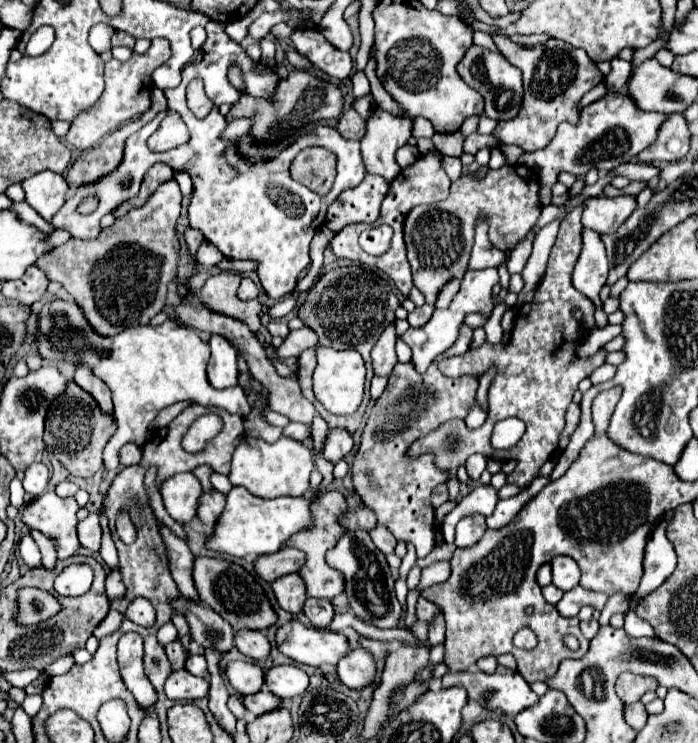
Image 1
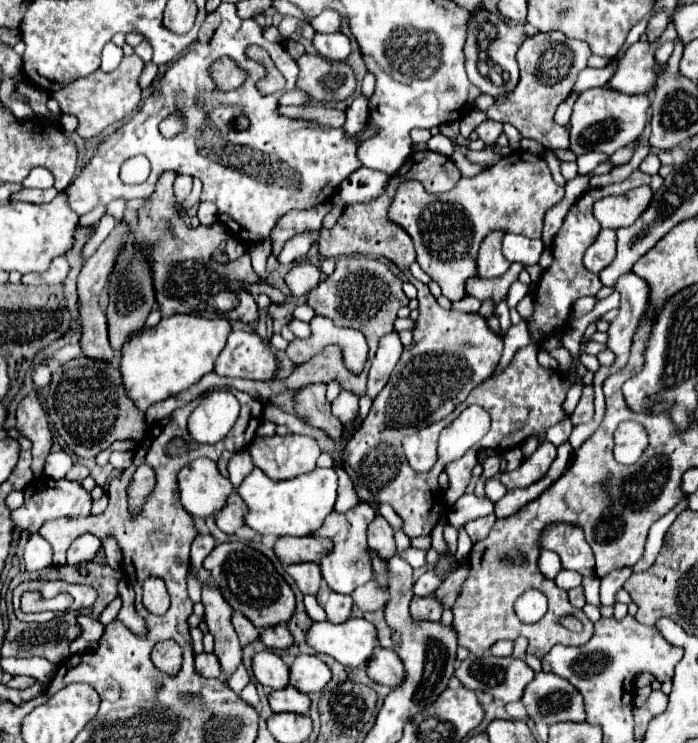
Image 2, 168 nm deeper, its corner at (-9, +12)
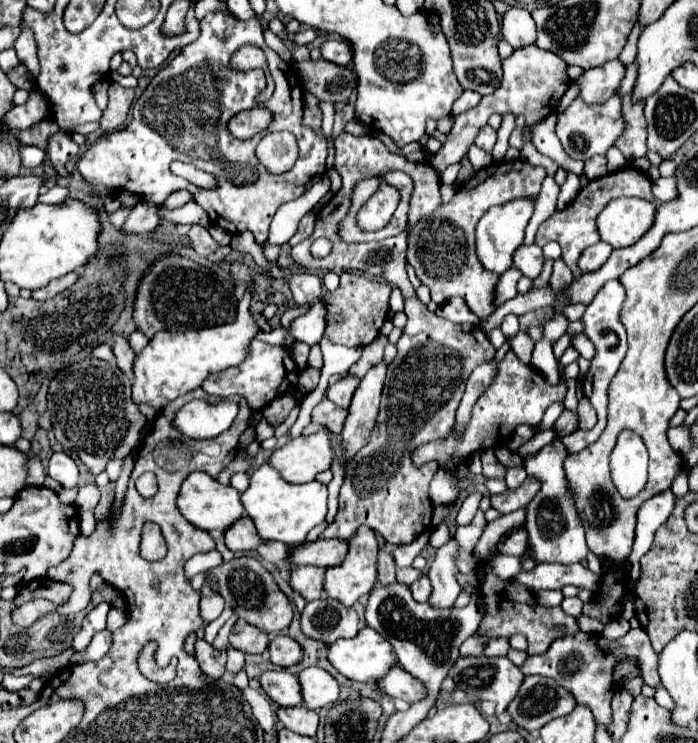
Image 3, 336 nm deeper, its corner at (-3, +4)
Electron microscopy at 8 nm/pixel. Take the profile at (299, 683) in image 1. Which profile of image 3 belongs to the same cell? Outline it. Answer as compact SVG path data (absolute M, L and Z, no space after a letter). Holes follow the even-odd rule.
M309 666L297 674L301 684L301 696L303 704L311 710L317 710L321 706L333 704L339 698L339 684L337 680L325 672L323 668Z

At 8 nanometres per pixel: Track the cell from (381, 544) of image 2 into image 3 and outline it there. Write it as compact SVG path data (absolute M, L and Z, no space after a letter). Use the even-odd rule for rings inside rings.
M385 550L377 552L377 578L381 584L395 582L395 560Z

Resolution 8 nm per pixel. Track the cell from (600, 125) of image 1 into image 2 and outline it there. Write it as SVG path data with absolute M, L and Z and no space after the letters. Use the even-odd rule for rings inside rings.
M591 88L577 96L571 114L571 152L577 156L589 150L613 154L621 146L635 142L647 126L647 108L651 106L645 94L629 96L611 88Z

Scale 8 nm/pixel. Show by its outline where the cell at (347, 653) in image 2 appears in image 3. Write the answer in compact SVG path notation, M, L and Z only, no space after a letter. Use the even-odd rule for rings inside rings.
M363 626L355 638L329 644L327 660L357 682L379 680L397 662L391 644L369 626Z

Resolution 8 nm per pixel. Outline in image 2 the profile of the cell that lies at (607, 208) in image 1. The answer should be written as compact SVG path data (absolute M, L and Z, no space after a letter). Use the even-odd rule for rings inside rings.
M639 186L623 196L607 196L603 200L597 200L593 206L595 218L599 220L601 228L627 228L631 226L651 204L653 190L649 186Z

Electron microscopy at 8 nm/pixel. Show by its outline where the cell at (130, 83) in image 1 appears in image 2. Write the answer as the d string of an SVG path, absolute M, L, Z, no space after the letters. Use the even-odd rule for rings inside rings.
M135 54L125 56L117 70L113 70L109 74L97 70L91 76L79 78L79 80L59 88L57 92L51 92L51 98L59 102L59 108L63 114L73 114L79 120L77 134L87 140L87 138L101 134L111 124L123 120L139 106L141 88L137 84L137 78L139 78L141 70L143 70L143 60L139 56L135 56Z

